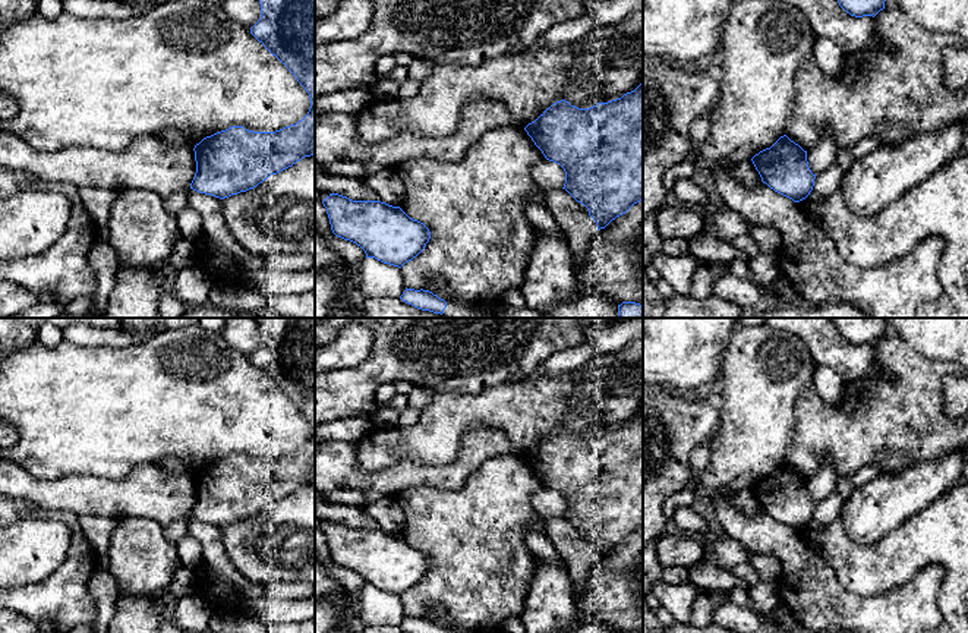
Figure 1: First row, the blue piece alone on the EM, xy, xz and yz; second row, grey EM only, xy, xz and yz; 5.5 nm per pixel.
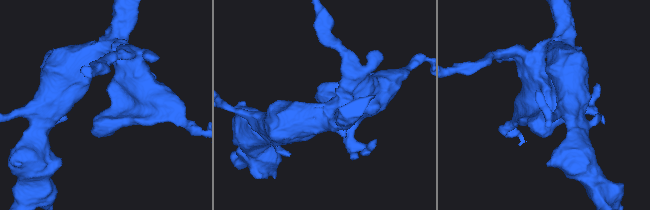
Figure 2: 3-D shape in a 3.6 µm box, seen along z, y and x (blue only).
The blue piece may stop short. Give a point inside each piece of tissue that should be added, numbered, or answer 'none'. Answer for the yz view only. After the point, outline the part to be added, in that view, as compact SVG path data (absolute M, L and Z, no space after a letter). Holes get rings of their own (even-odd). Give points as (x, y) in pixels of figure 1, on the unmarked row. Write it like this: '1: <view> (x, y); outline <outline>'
none

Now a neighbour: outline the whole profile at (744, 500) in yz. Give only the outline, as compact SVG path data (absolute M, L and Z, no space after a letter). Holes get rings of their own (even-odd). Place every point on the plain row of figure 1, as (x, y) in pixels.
M744 488L735 494L732 504L744 511L748 517L754 517L762 511L762 506L751 488Z

